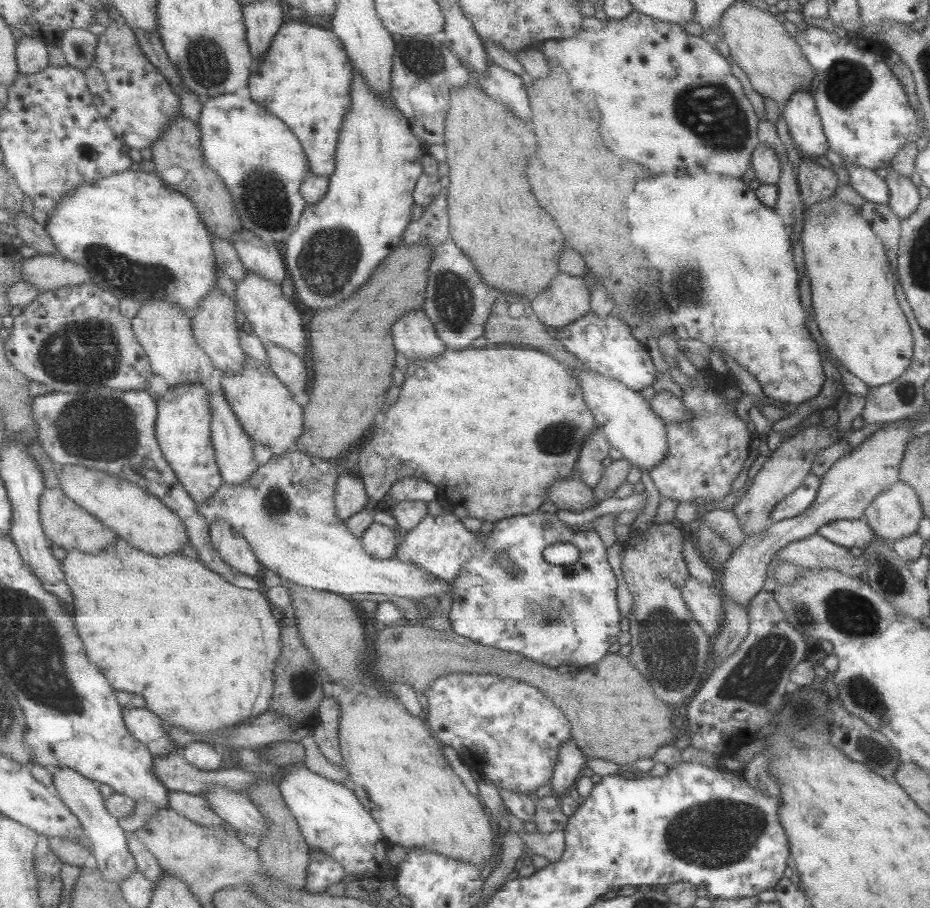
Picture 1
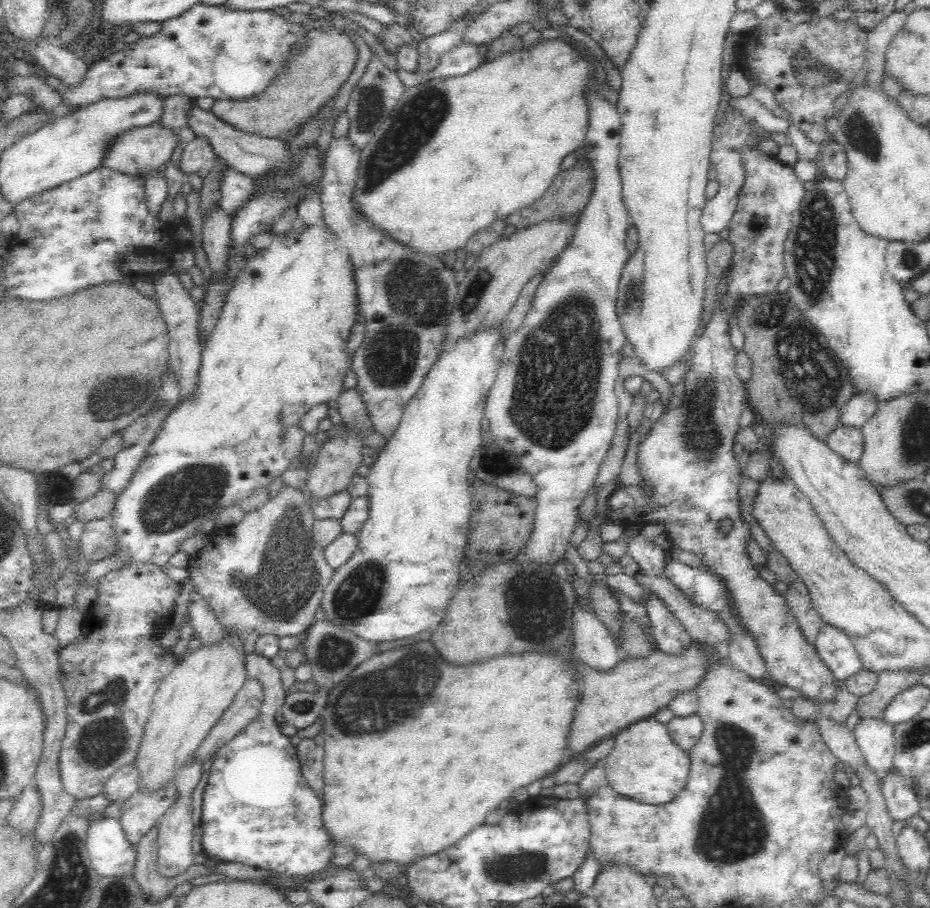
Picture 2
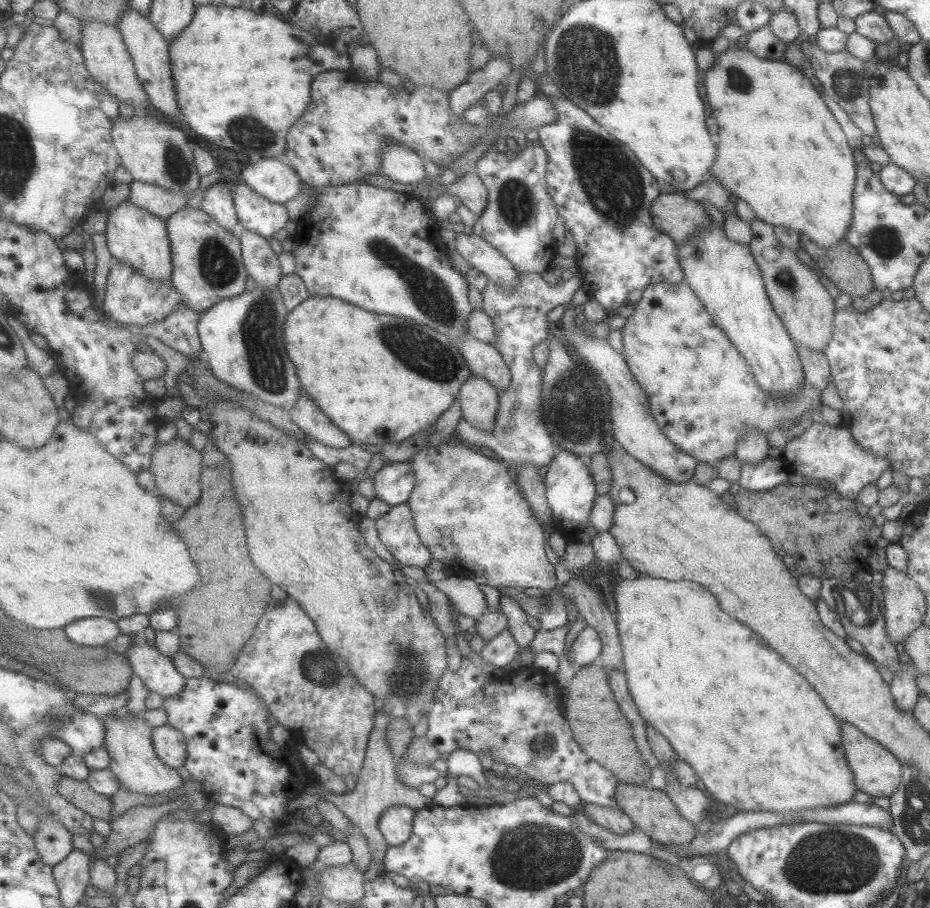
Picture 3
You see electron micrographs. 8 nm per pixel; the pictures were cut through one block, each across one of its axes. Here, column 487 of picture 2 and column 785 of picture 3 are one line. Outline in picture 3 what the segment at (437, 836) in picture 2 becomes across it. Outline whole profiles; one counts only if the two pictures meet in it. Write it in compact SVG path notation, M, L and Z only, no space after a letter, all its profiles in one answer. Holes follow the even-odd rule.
M636 571L634 579L623 579L614 587L616 628L619 635L623 672L633 702L641 718L665 737L678 759L687 763L699 780L702 780L705 793L727 810L757 812L769 811L781 814L799 814L803 810L813 810L819 806L837 806L853 801L855 783L851 769L847 767L845 753L841 747L840 727L842 722L823 704L823 699L811 688L811 685L783 660L777 652L764 644L763 640L747 626L727 616L721 611L715 599L705 587L692 581L667 581L663 578L649 578L647 574Z

